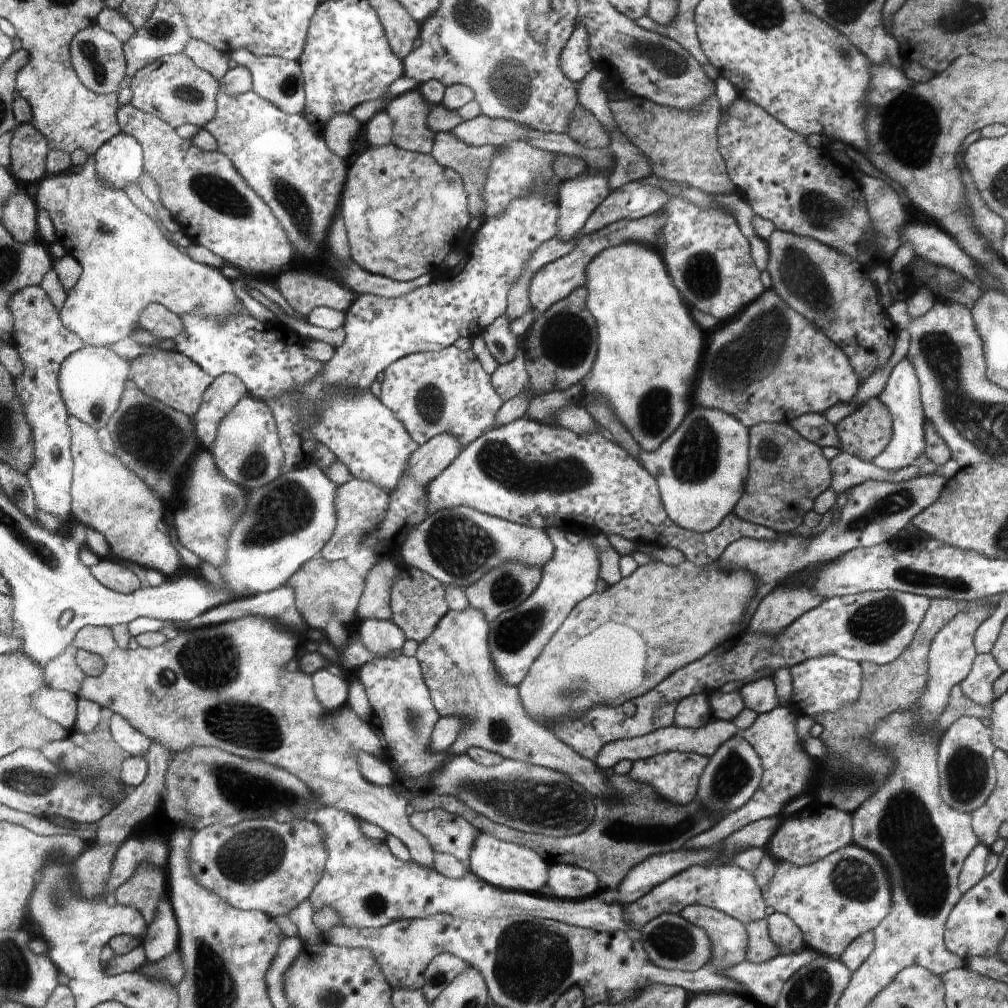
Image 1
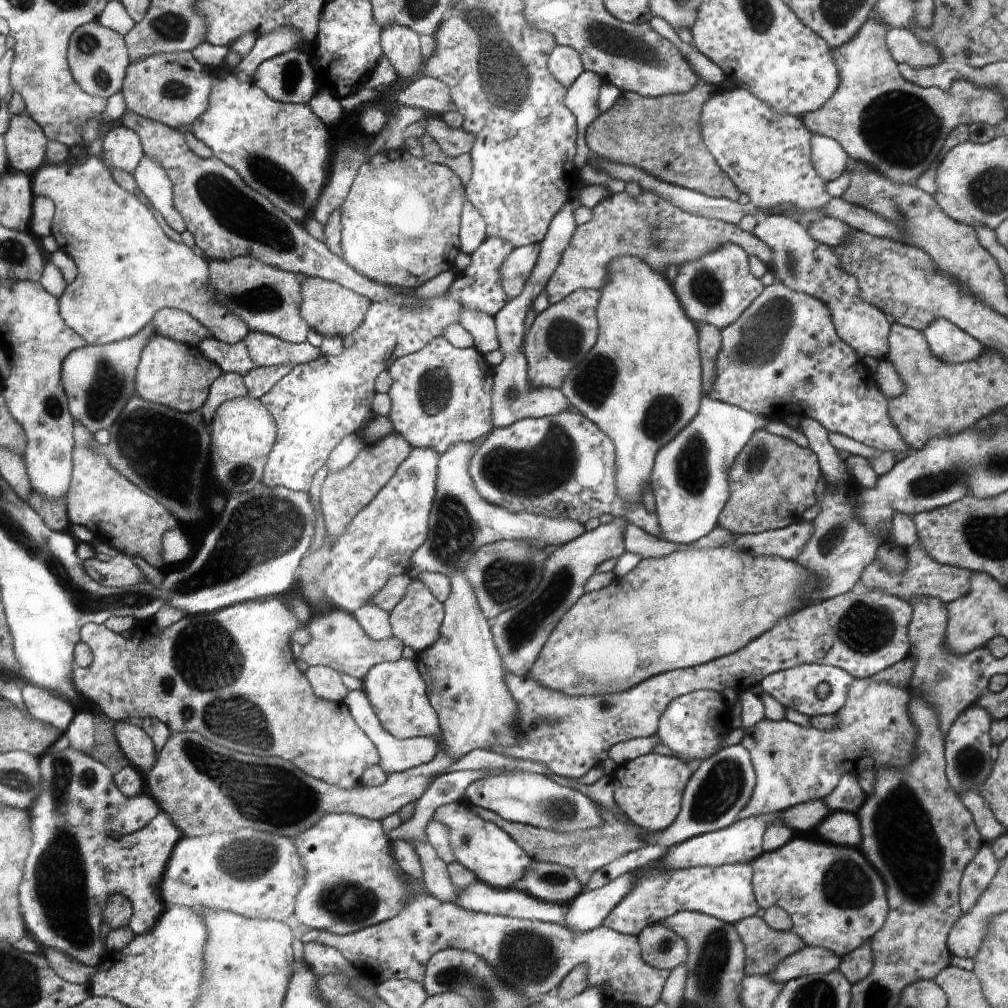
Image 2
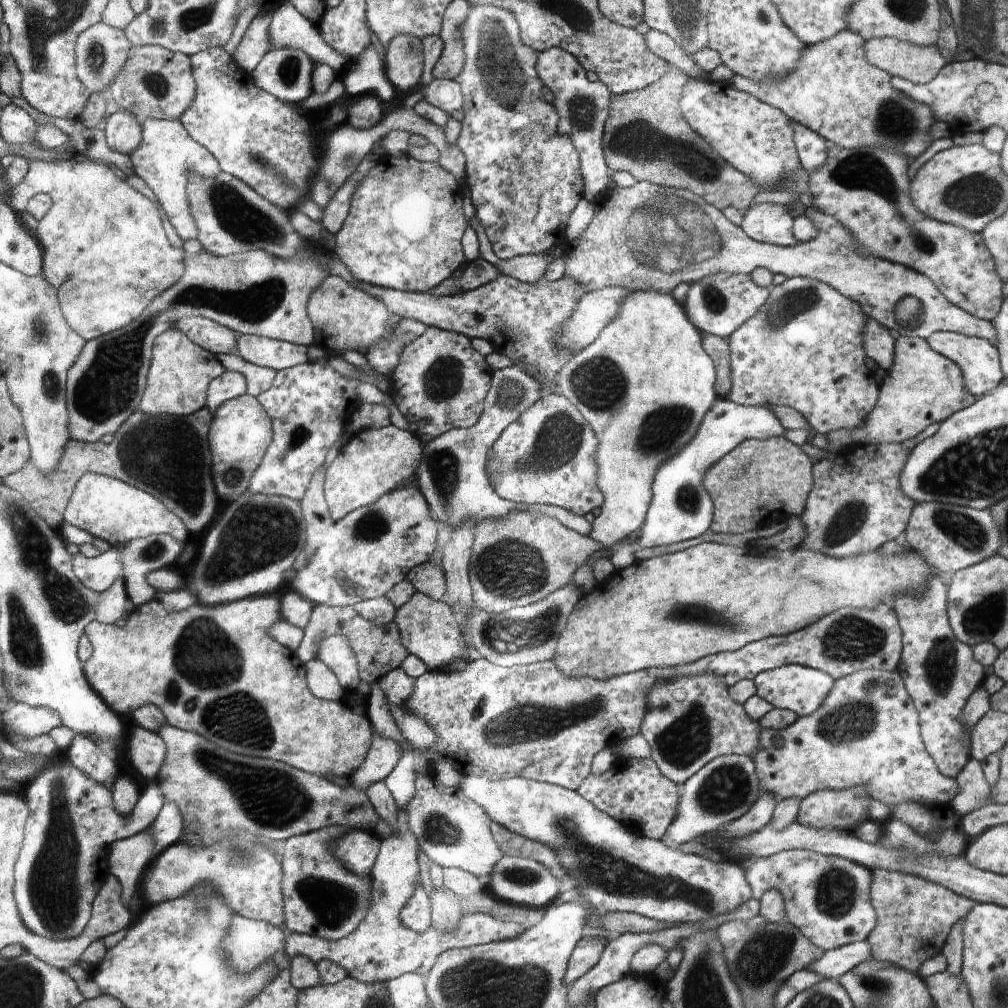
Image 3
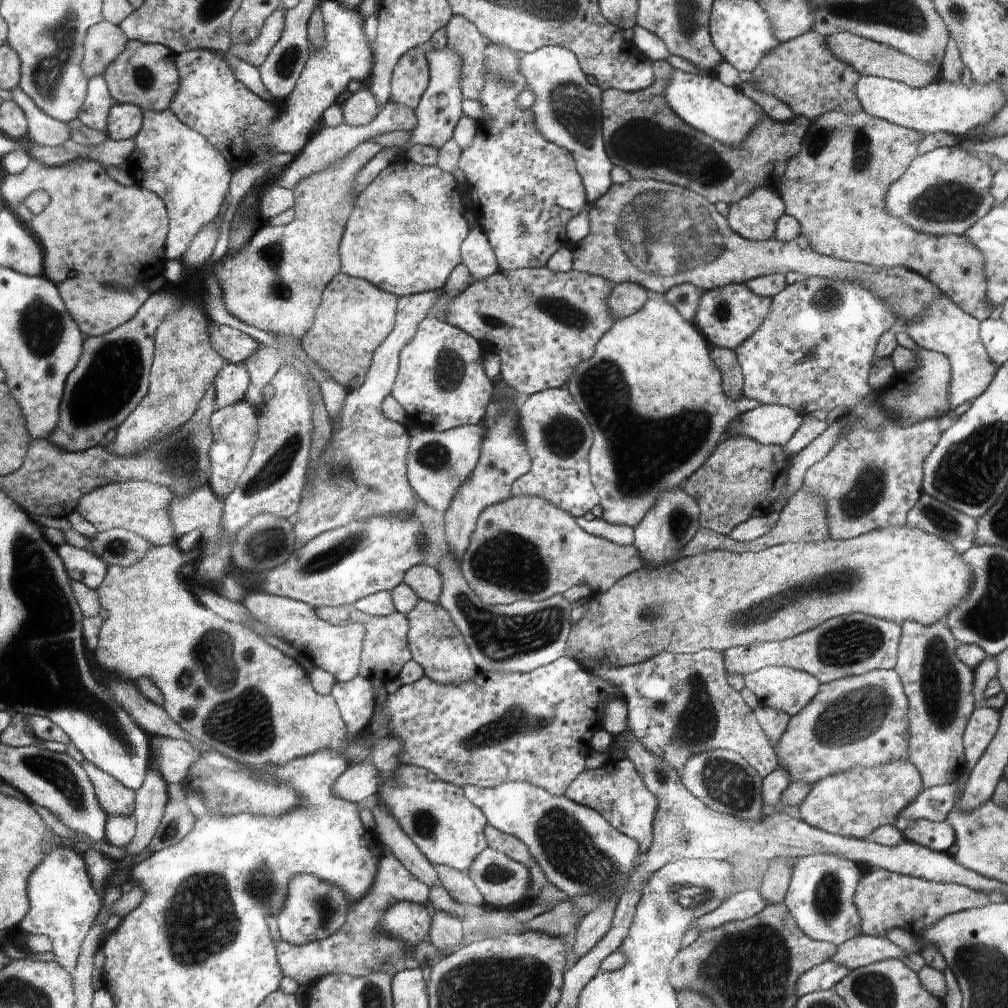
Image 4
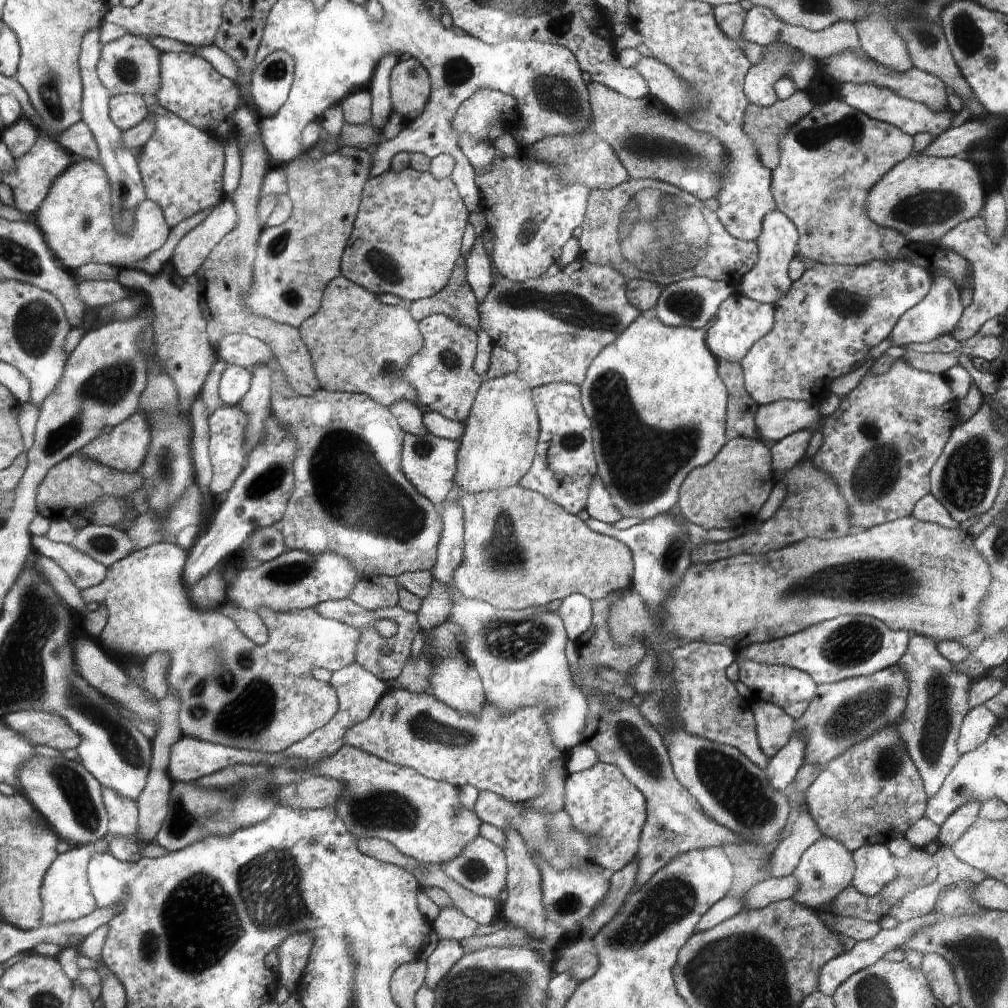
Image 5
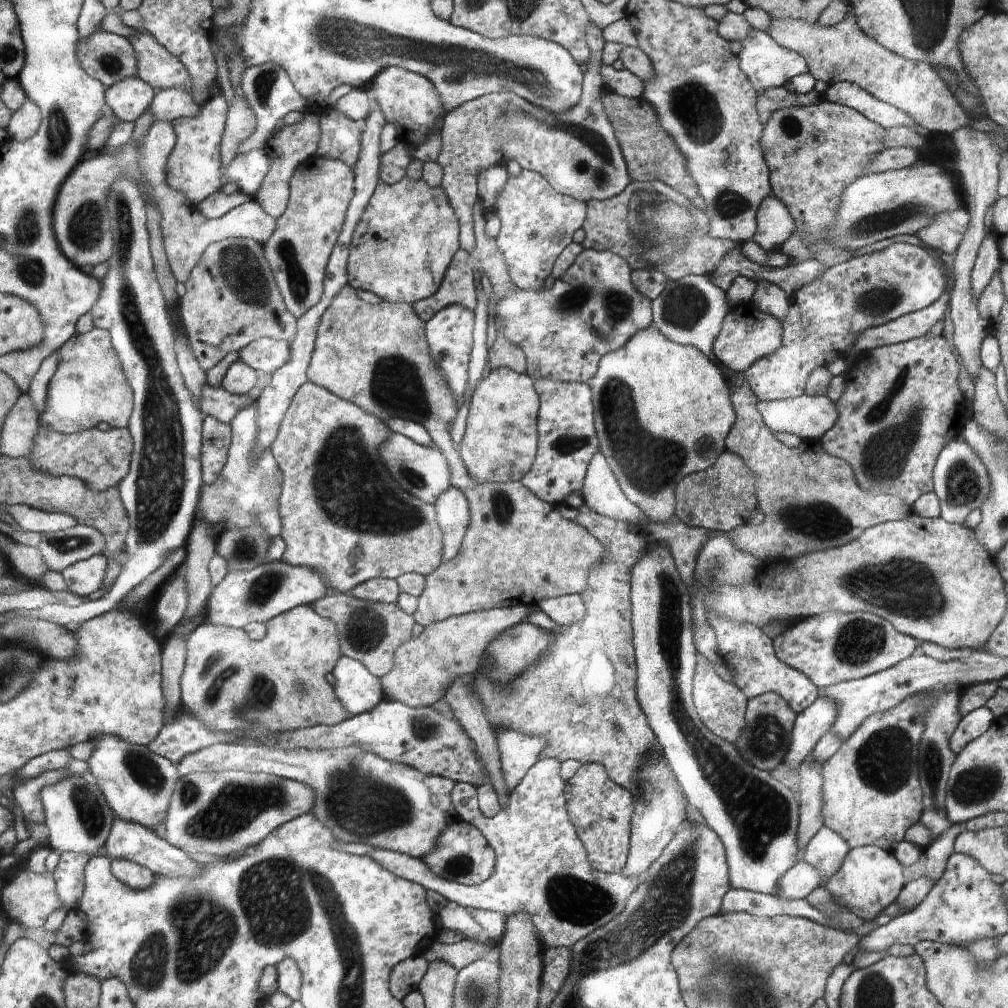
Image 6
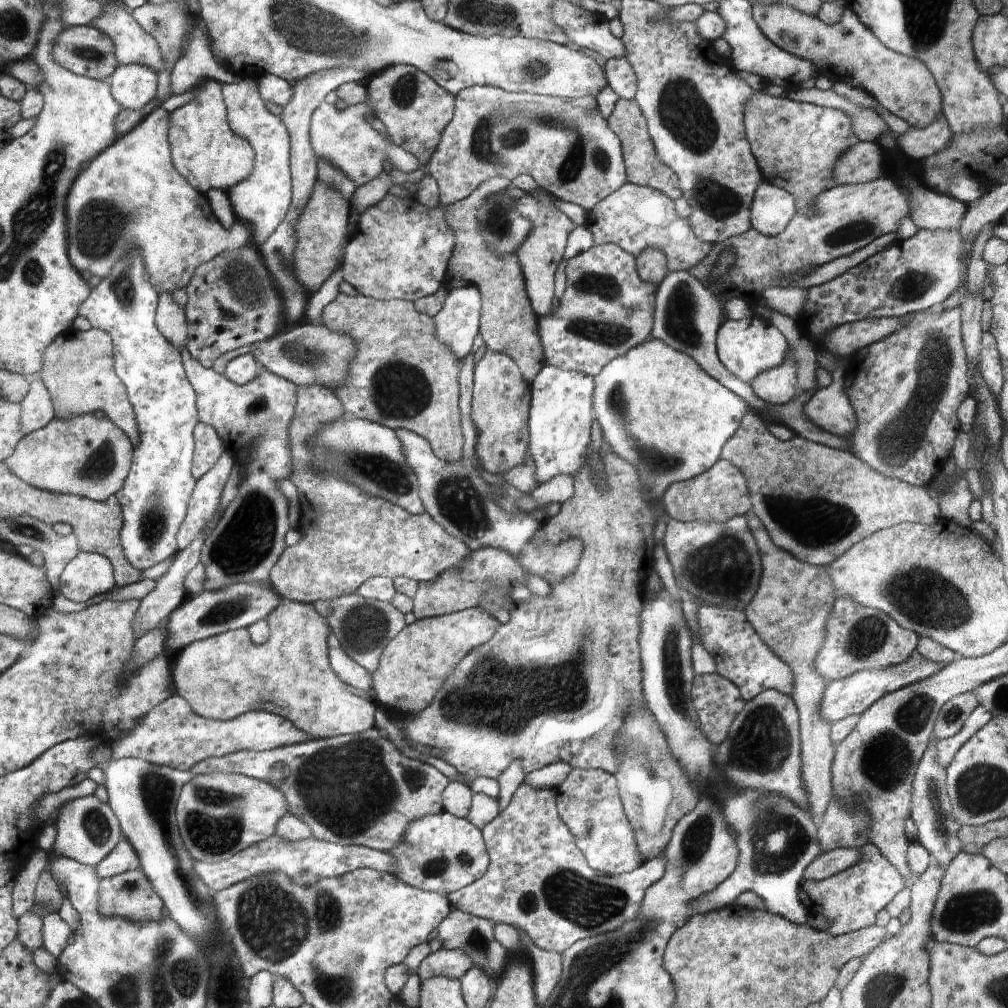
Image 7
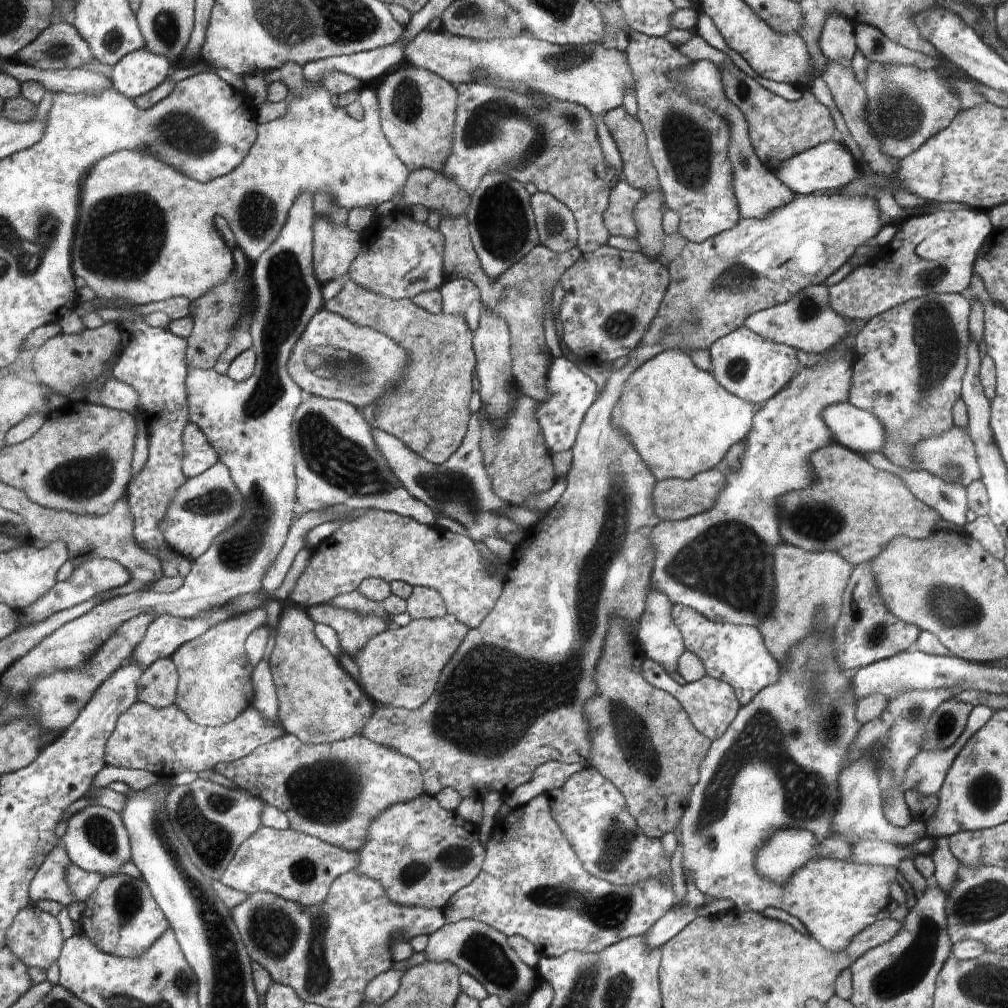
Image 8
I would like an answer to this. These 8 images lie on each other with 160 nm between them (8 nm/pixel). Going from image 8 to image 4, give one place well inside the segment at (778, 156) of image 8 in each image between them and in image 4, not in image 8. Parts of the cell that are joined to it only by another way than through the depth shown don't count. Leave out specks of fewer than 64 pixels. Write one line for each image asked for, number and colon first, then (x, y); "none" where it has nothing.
4: (836, 187)
5: (829, 160)
6: (814, 152)
7: (797, 144)

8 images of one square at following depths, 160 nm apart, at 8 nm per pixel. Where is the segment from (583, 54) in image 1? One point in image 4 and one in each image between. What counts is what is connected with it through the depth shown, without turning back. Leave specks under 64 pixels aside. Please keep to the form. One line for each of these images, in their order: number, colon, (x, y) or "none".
2: (566, 65)
3: (584, 107)
4: (568, 110)

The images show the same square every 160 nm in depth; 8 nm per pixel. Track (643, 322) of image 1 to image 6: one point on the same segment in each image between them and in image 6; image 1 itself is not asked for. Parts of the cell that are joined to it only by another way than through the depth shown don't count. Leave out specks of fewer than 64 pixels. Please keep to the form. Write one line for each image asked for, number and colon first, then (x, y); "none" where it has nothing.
2: (641, 382)
3: (661, 389)
4: (652, 365)
5: (657, 386)
6: (661, 411)

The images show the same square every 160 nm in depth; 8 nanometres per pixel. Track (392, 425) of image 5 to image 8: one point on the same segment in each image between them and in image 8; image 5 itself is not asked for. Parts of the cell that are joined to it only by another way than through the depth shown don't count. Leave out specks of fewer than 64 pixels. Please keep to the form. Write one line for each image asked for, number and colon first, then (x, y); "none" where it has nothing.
6: (342, 513)
7: (348, 536)
8: (380, 544)

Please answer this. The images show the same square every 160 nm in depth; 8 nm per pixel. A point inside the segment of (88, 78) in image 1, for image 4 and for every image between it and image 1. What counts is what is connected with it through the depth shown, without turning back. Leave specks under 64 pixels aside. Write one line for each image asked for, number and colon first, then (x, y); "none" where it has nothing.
2: (100, 55)
3: (104, 50)
4: (106, 42)

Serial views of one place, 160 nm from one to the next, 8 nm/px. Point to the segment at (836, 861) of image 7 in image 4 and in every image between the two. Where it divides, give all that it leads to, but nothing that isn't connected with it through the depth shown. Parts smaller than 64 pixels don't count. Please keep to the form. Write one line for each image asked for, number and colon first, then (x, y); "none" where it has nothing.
4: (739, 906)
5: (773, 889)
6: (797, 883)

